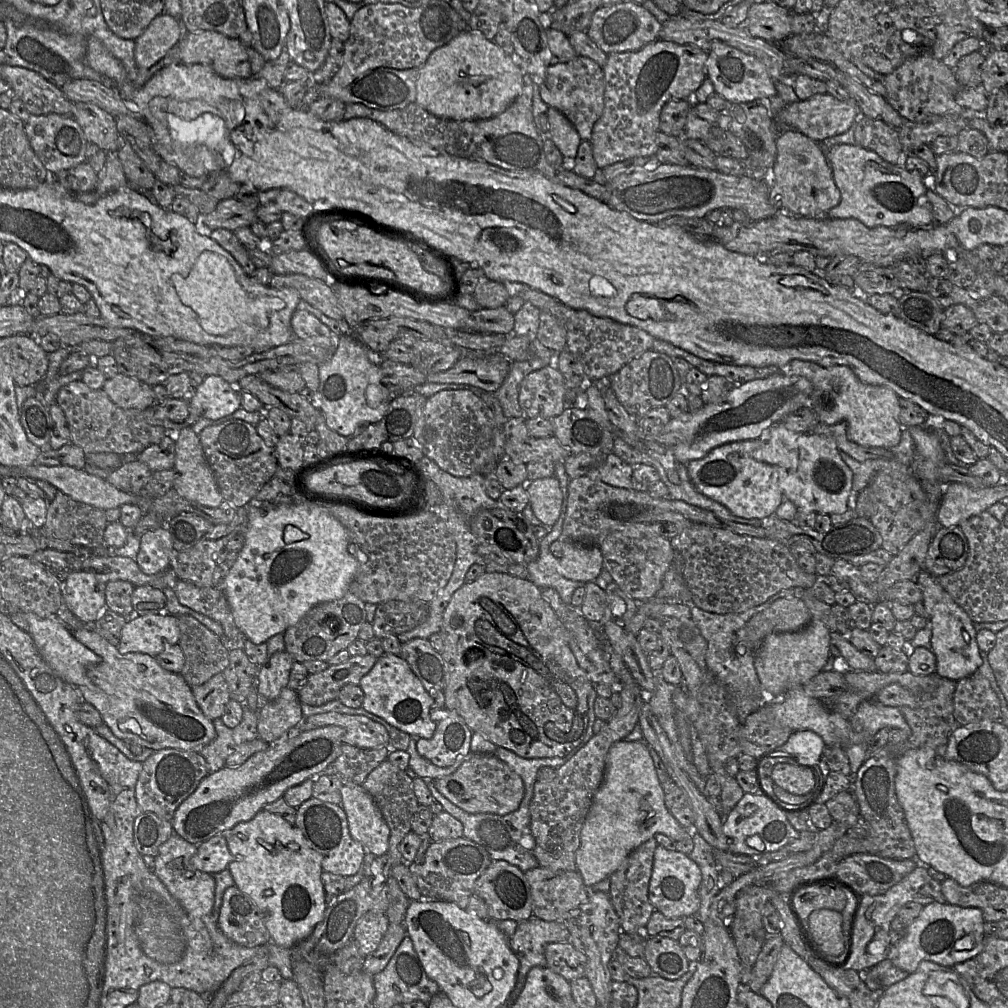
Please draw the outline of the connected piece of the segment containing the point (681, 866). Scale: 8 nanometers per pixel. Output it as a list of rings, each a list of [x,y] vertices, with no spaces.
[[[662,845],[656,847],[649,883],[649,900],[655,910],[667,918],[693,916],[700,907],[699,888],[701,882],[701,870],[688,855],[677,850],[668,850]]]

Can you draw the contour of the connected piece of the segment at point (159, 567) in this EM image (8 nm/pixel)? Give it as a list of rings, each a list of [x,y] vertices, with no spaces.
[[[164,527],[148,531],[139,537],[140,548],[135,561],[145,574],[157,574],[173,568],[176,554],[170,533]]]

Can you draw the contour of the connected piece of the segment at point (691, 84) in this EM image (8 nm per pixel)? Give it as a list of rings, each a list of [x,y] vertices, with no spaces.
[[[660,39],[636,51],[608,54],[602,67],[605,81],[603,112],[590,139],[599,169],[655,154],[662,107],[670,100],[691,99],[706,79],[707,59],[708,52],[696,46]]]

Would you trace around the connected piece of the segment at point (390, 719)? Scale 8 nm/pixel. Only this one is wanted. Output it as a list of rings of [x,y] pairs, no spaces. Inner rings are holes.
[[[384,653],[359,683],[364,693],[362,708],[410,736],[431,739],[436,724],[430,718],[431,698],[408,663],[399,655]]]

